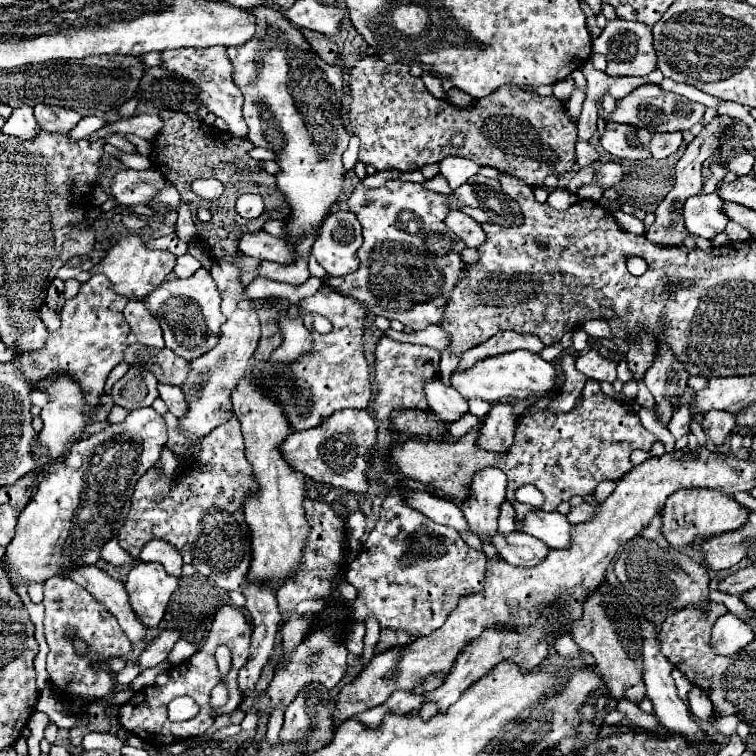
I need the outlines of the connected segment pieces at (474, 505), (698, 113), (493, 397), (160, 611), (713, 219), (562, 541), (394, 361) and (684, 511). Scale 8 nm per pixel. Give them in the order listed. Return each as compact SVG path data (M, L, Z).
M498 468L480 470L472 478L470 488L470 500L462 504L462 512L470 530L482 540L482 552L492 560L498 556L498 550L490 540L486 540L486 536L494 536L494 532L498 532L500 506L506 500L506 474Z
M644 84L630 92L626 98L622 98L616 106L616 110L606 118L608 122L624 122L638 128L646 128L650 132L682 132L690 130L694 124L698 124L704 118L706 106L700 102L692 102L684 96L678 96L674 92L666 92L656 84Z
M508 352L502 356L490 356L490 360L478 360L478 364L474 364L474 368L468 368L466 372L454 370L450 376L450 384L466 400L480 398L490 404L506 398L538 398L558 392L558 376L554 366L532 352Z
M154 562L136 564L126 580L130 604L142 622L150 628L158 626L164 618L168 600L176 588L178 578L166 574L166 570Z
M696 194L684 204L684 224L688 232L712 240L718 232L726 228L730 218L722 212L724 200L712 194Z
M532 510L524 518L524 532L542 540L550 548L568 548L570 532L574 532L574 526L558 510L556 512Z
M382 336L376 346L376 384L378 394L374 402L376 420L390 430L390 412L396 408L422 408L426 410L426 398L422 392L422 382L430 380L438 374L438 362L440 352L428 348L428 346L414 346L414 344L402 344L388 336Z
M686 488L678 490L666 500L666 506L662 510L662 534L672 546L686 546L696 536L714 536L722 534L734 528L740 528L746 522L746 516L750 510L736 502L730 494L722 494L722 490L700 490L700 488Z

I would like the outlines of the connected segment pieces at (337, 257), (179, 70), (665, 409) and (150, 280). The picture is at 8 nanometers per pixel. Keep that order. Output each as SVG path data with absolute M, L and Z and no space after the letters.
M352 212L330 214L318 232L312 254L330 276L344 276L358 268L356 250L362 244L362 228Z
M178 48L178 50L166 50L162 52L162 66L176 72L178 76L192 80L198 86L198 94L202 104L208 106L210 112L224 118L228 124L228 132L234 138L246 138L248 126L242 116L242 92L234 84L232 78L232 64L226 56L226 48Z
M658 344L654 362L644 374L644 384L654 394L656 406L658 406L656 412L664 424L668 424L672 412L676 410L688 378L690 374L686 372L686 368L682 368L682 364L678 364L678 358L674 356L674 352Z
M128 234L128 236L120 238L108 250L108 254L90 270L90 274L100 272L100 274L108 276L118 294L124 294L126 298L140 300L140 298L148 296L154 288L158 288L158 284L168 280L168 274L174 270L174 264L176 264L174 254L164 252L164 250L150 250L138 234Z

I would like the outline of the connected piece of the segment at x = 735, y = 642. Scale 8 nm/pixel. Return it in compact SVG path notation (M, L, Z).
M730 612L720 616L712 628L712 646L718 654L734 654L752 640L752 628Z

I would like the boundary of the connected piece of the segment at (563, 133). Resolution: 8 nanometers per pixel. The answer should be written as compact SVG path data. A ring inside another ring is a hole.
M364 56L350 70L350 122L352 132L360 138L358 160L364 164L372 164L376 170L420 170L426 164L440 162L446 156L464 156L474 160L480 166L492 166L502 174L512 174L524 180L528 186L542 186L546 176L564 176L576 164L574 142L576 142L576 124L568 120L564 106L554 96L538 96L534 92L526 92L522 88L502 86L498 92L492 92L486 98L480 98L470 108L454 108L446 98L434 98L422 78L416 78L408 72L404 62L386 64L380 56ZM454 132L466 134L464 146L458 150L450 146L450 136Z

